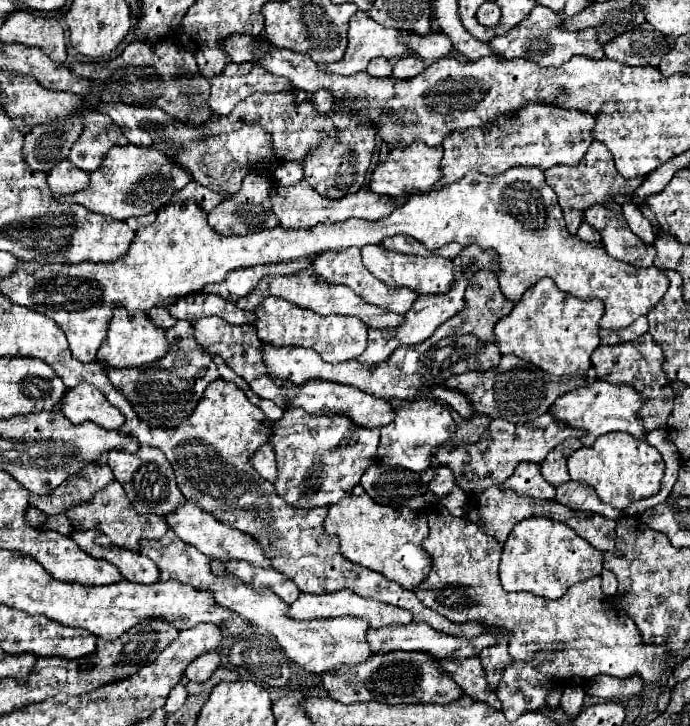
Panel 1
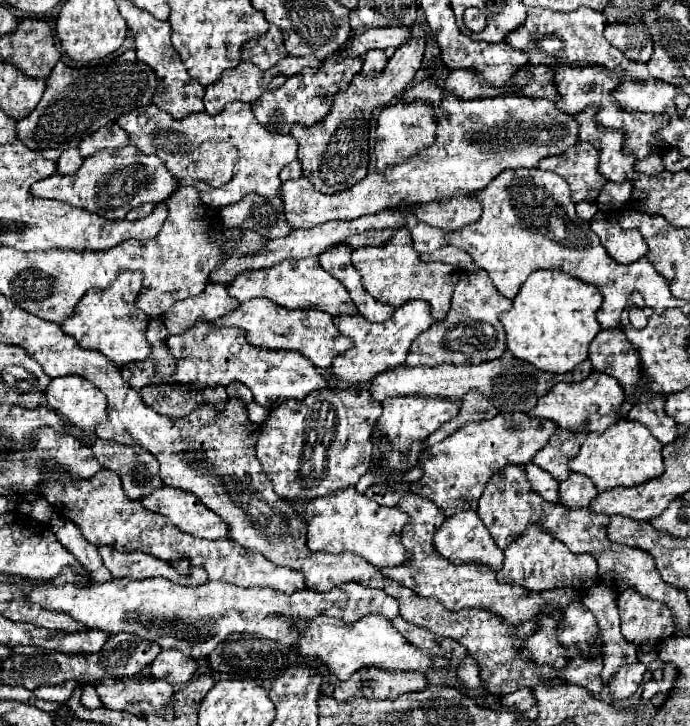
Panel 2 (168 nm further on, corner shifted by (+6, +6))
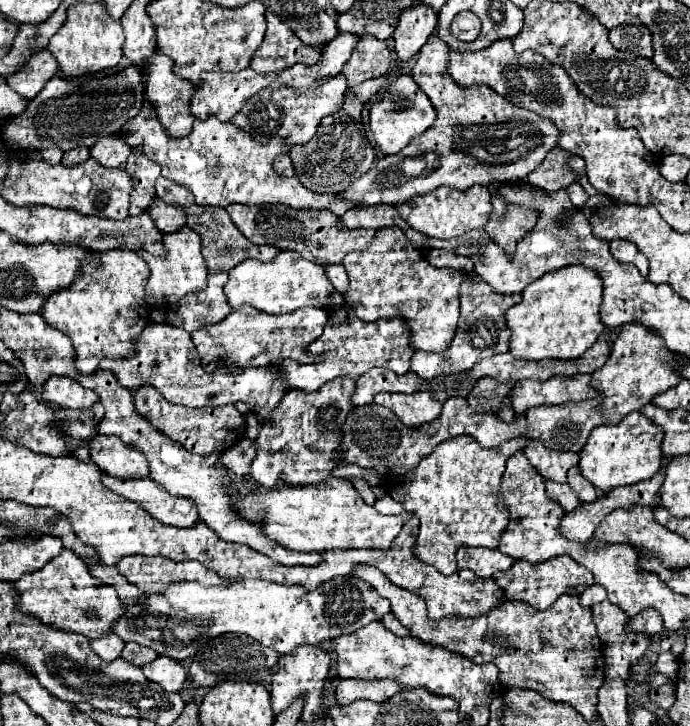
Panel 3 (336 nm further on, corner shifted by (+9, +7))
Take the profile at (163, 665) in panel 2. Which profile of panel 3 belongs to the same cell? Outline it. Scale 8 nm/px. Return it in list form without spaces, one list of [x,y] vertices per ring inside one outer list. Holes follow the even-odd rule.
[[[158,656],[154,662],[142,666],[142,672],[148,680],[160,684],[168,692],[182,690],[184,682],[186,682],[186,676],[188,676],[184,666],[178,660],[164,658],[164,656]]]

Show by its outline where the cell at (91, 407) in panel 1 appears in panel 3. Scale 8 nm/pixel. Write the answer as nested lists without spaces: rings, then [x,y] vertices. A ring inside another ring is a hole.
[[[54,376],[42,386],[42,400],[50,406],[66,408],[66,410],[88,410],[100,398],[94,390],[86,390],[76,380],[68,376]]]

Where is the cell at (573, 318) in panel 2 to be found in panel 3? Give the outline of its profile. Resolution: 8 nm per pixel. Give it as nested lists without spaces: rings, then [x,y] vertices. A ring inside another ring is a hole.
[[[572,264],[556,272],[548,272],[546,276],[528,284],[526,290],[522,290],[522,302],[506,312],[506,326],[512,332],[510,354],[514,354],[514,358],[530,358],[530,360],[580,358],[598,340],[598,336],[604,330],[598,312],[600,304],[602,304],[602,278],[598,278],[594,270],[584,268],[580,264]]]

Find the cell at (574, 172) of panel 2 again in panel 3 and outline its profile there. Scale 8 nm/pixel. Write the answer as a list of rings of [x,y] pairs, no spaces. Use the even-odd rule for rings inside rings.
[[[560,146],[552,148],[546,158],[540,162],[540,166],[526,178],[526,182],[530,182],[532,186],[544,188],[544,190],[558,190],[558,188],[566,188],[574,182],[578,182],[576,172],[570,168],[570,158],[572,154],[568,150],[562,150]]]

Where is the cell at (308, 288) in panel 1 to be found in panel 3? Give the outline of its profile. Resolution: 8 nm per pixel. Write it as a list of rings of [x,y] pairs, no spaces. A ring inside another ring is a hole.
[[[284,250],[270,262],[244,260],[238,266],[234,266],[228,274],[224,292],[232,308],[238,308],[240,304],[250,304],[268,314],[284,314],[304,306],[324,308],[324,302],[332,296],[334,286],[330,286],[324,266],[302,258],[298,252]]]

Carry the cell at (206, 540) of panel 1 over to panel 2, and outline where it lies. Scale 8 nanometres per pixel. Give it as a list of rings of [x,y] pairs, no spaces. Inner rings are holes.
[[[161,487],[153,493],[139,499],[143,507],[153,513],[169,517],[181,531],[201,537],[201,539],[229,539],[227,527],[219,515],[211,513],[203,503],[193,495],[173,487]]]

